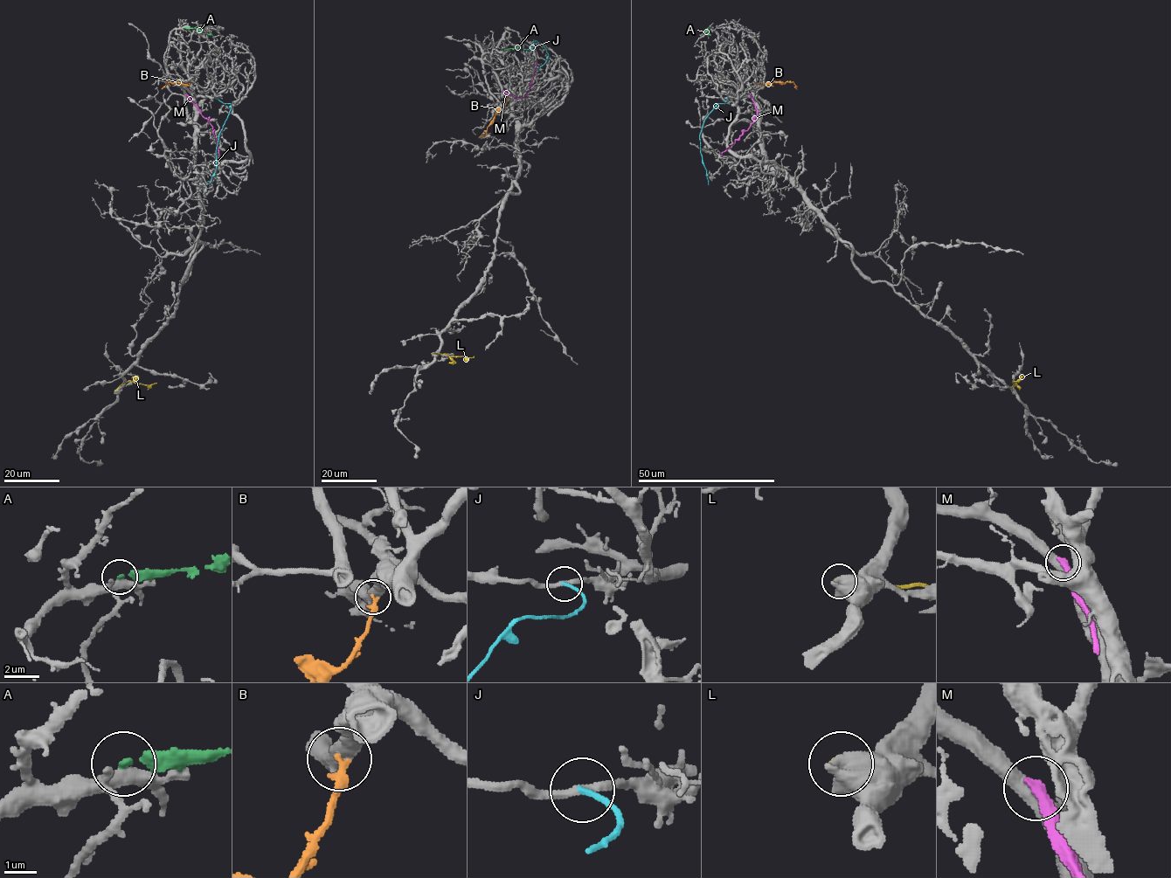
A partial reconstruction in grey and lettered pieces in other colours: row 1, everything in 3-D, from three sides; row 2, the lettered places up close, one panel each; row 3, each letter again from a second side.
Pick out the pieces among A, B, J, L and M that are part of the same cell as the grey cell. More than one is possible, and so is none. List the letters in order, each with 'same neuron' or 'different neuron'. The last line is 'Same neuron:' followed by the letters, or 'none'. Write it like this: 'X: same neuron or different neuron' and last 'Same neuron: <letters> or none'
A: different neuron
B: same neuron
J: different neuron
L: different neuron
M: different neuron
Same neuron: B

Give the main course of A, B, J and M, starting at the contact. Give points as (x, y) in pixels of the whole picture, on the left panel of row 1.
A: (184, 27), (196, 28), (212, 35)
B: (190, 82), (188, 86), (169, 82), (162, 89)
J: (216, 98), (231, 104), (231, 108), (219, 134), (215, 172), (206, 184)
M: (185, 93), (212, 128), (219, 155)

